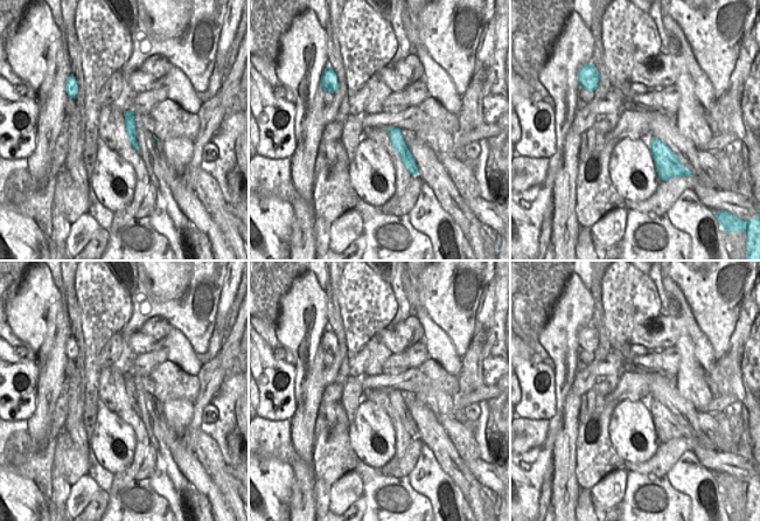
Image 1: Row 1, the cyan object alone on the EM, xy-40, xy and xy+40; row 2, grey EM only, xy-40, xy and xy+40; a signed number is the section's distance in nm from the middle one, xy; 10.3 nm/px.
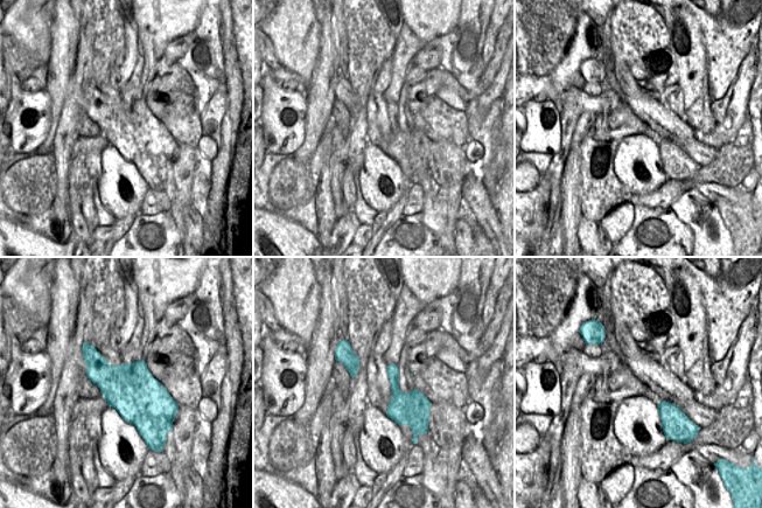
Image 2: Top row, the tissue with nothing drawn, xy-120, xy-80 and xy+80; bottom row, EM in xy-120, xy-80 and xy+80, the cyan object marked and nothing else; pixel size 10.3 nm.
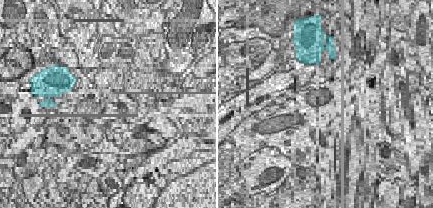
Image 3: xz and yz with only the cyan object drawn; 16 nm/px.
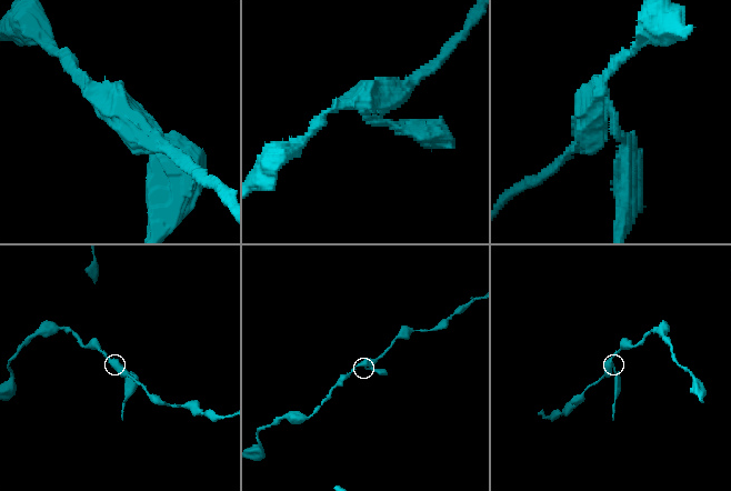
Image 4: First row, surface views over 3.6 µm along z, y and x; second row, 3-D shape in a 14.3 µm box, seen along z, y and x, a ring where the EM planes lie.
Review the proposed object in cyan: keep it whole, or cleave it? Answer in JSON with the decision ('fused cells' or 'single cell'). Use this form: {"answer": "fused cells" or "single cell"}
{"answer": "single cell"}

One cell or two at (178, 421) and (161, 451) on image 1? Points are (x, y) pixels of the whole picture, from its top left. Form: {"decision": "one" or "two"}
{"decision": "two"}

